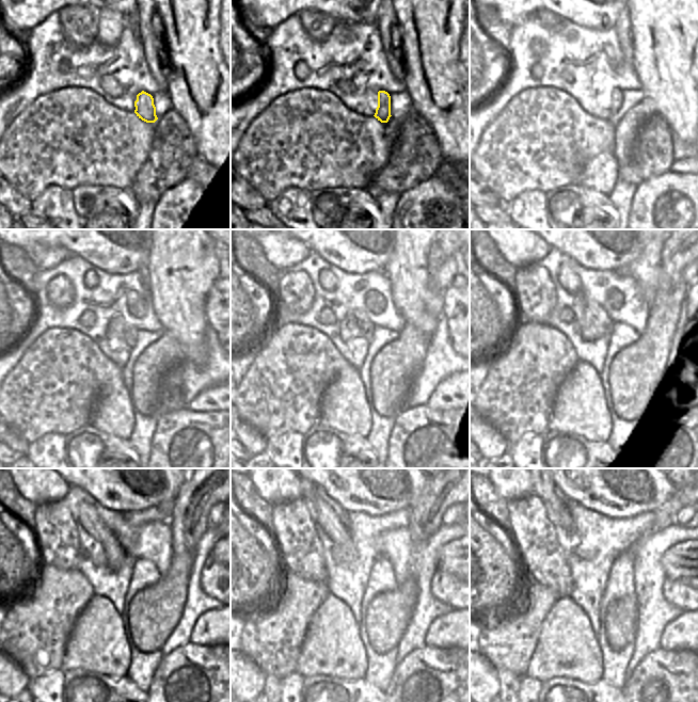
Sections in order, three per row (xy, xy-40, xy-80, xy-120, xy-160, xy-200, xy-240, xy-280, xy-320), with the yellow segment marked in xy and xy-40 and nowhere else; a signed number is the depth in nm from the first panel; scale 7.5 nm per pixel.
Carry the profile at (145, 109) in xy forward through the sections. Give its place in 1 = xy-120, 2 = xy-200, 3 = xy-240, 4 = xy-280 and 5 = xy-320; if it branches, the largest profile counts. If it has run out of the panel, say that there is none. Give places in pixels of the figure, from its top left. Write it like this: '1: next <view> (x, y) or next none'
1: next xy-120 (117, 328)
2: next xy-200 (596, 323)
3: next xy-240 (94, 526)
4: next xy-280 (328, 519)
5: next xy-320 (545, 490)

